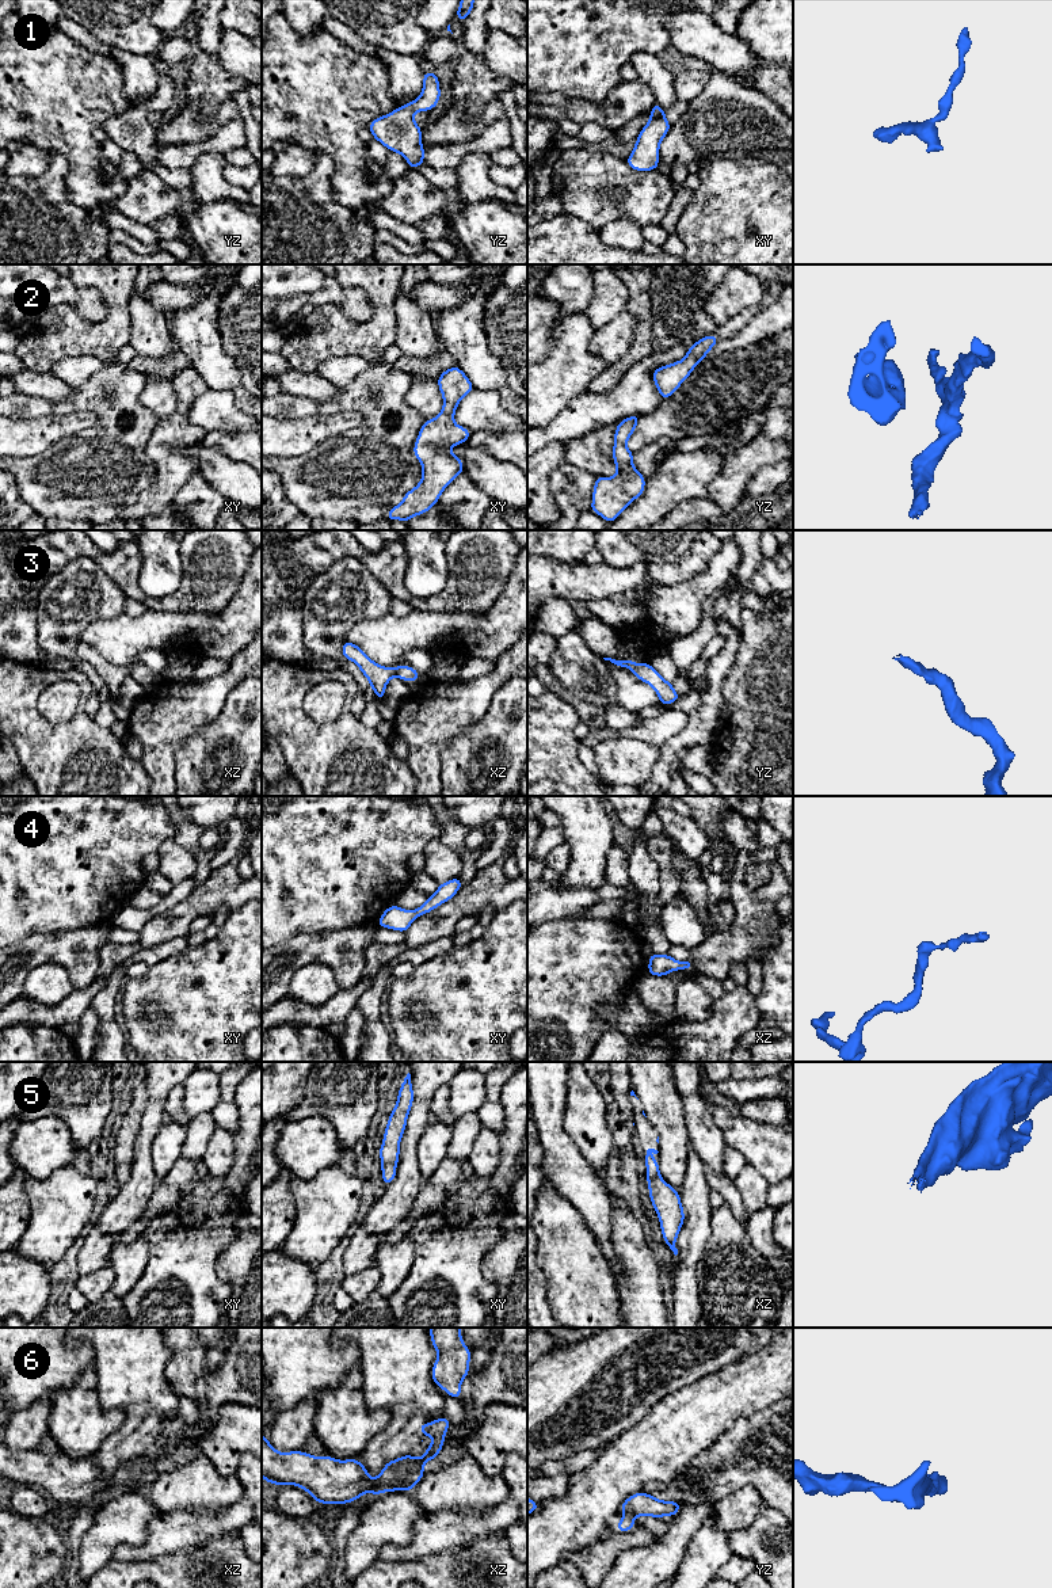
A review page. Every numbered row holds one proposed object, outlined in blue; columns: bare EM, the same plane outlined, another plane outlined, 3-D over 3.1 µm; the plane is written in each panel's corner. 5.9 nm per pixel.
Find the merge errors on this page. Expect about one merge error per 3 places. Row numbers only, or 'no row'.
6

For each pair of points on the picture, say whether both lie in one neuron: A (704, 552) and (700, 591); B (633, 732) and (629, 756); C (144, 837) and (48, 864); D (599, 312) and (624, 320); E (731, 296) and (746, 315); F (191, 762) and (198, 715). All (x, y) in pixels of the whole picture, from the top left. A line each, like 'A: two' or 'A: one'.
A: two
B: two
C: one
D: two
E: two
F: two

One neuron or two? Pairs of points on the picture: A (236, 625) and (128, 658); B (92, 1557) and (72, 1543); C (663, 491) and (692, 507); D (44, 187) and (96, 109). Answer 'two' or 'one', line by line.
A: one
B: two
C: two
D: two

